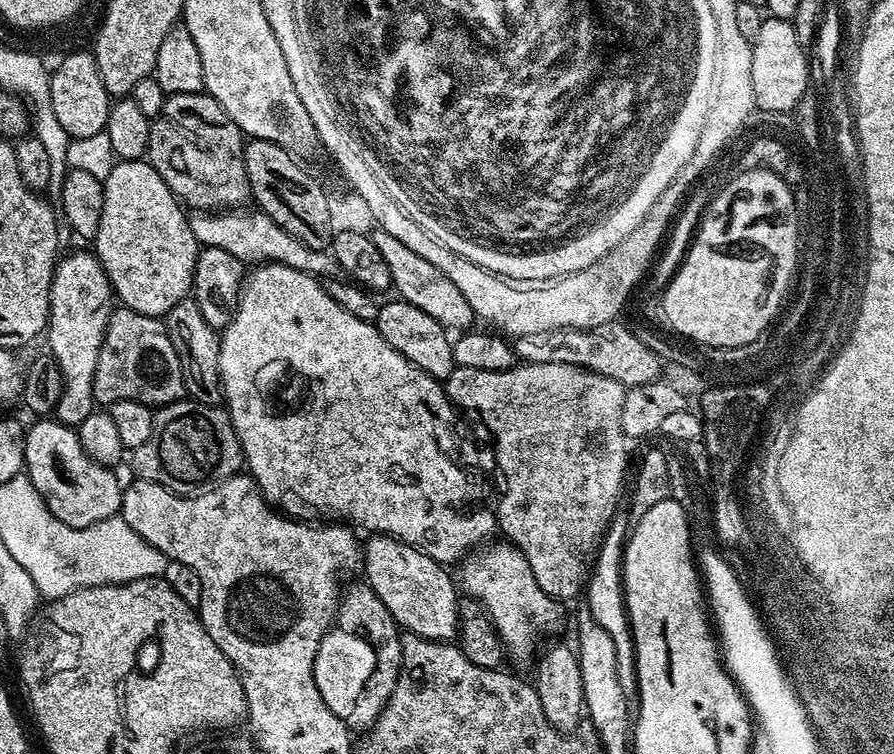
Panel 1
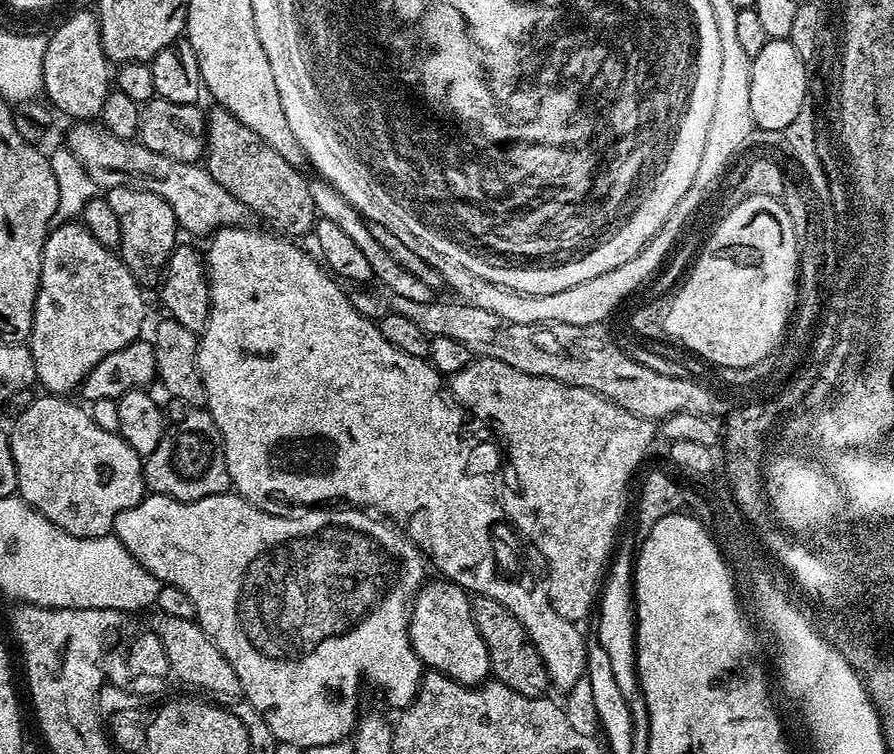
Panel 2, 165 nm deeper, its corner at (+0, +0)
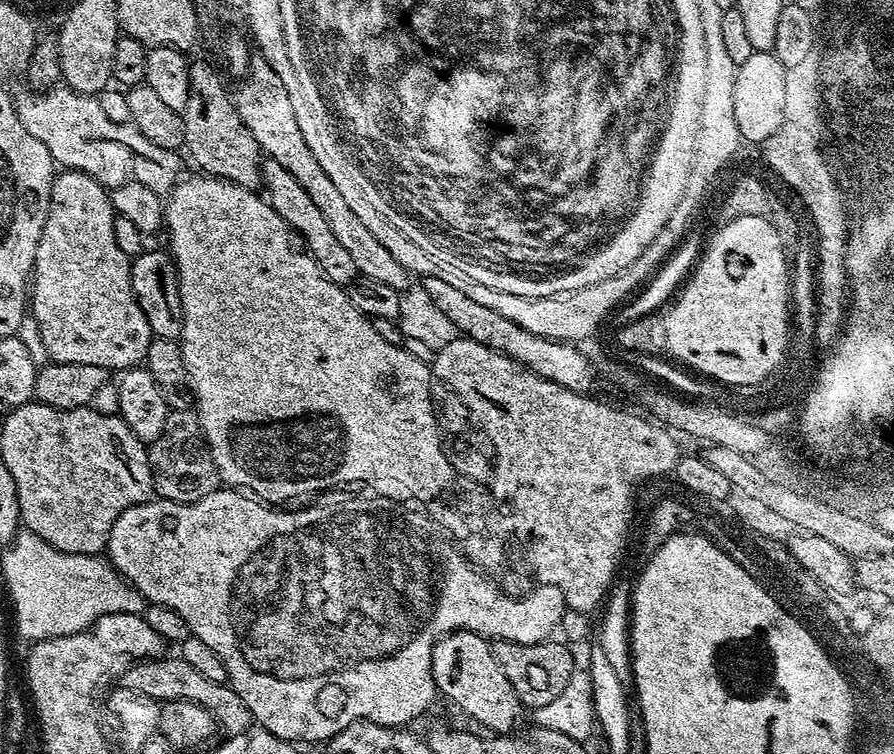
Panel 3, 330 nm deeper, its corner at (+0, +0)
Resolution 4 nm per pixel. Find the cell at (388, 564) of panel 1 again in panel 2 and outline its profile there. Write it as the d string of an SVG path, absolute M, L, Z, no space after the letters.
M435 579L428 585L425 583L411 601L408 641L411 642L421 665L427 666L431 671L446 674L460 684L483 684L490 676L488 651L486 642L482 642L482 634L478 634L472 621L469 593L451 580Z

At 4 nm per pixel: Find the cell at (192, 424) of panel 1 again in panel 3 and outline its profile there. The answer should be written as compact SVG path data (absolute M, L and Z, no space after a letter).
M169 411L163 434L150 445L148 461L152 467L152 487L155 495L161 500L169 500L175 504L193 504L210 494L221 491L222 481L218 474L218 466L214 466L214 458L210 454L200 418L195 411Z

